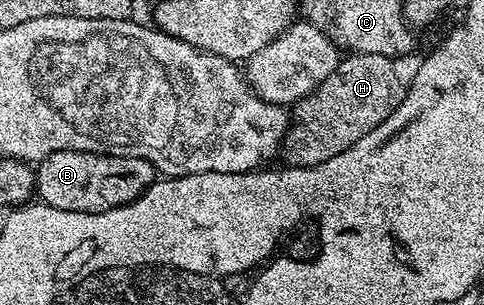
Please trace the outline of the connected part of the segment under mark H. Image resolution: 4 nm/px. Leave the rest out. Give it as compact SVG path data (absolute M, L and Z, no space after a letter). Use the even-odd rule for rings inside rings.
M380 53L347 54L331 75L314 91L293 104L292 122L280 148L291 167L315 167L336 153L344 153L364 133L372 133L406 96L407 84L393 58Z

